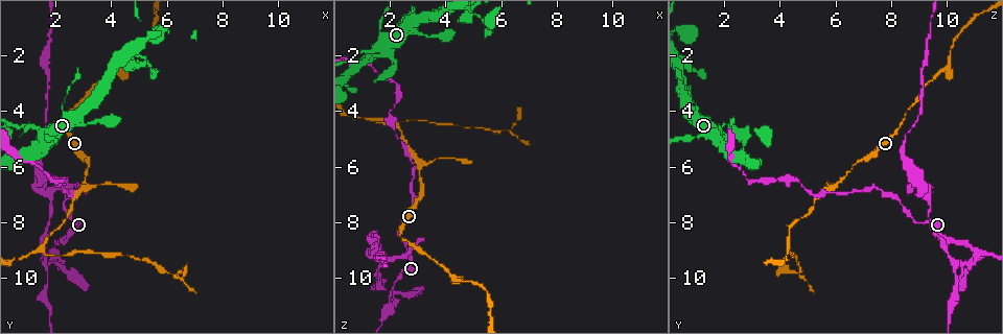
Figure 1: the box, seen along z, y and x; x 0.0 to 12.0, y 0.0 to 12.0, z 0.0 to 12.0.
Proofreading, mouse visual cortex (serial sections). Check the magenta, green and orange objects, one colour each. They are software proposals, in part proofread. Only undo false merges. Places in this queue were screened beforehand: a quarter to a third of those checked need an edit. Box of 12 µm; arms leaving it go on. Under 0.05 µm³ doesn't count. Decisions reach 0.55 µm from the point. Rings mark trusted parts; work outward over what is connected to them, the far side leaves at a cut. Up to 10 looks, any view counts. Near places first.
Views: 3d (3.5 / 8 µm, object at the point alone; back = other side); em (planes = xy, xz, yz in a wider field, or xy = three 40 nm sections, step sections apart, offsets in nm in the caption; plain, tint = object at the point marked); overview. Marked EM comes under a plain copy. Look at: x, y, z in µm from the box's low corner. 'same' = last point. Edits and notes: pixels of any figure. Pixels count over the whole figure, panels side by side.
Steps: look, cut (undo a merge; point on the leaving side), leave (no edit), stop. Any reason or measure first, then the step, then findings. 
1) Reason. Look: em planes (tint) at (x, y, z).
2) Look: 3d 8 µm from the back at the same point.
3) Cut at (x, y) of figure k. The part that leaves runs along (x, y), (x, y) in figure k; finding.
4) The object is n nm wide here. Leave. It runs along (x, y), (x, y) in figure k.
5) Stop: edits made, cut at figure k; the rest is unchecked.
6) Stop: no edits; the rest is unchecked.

Look: 3d 3.5 µm at (3.0, 6.7, 6.0).

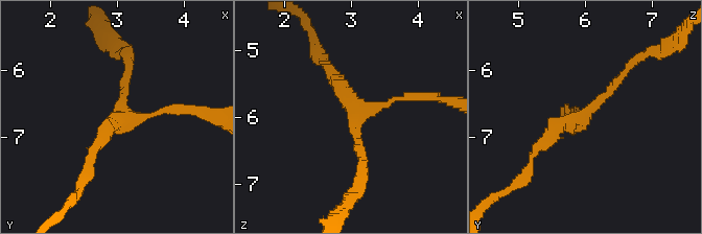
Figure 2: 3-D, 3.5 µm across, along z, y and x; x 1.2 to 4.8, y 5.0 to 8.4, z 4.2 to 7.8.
Look: em planes (tint) at (3.10, 6.65, 6.00).

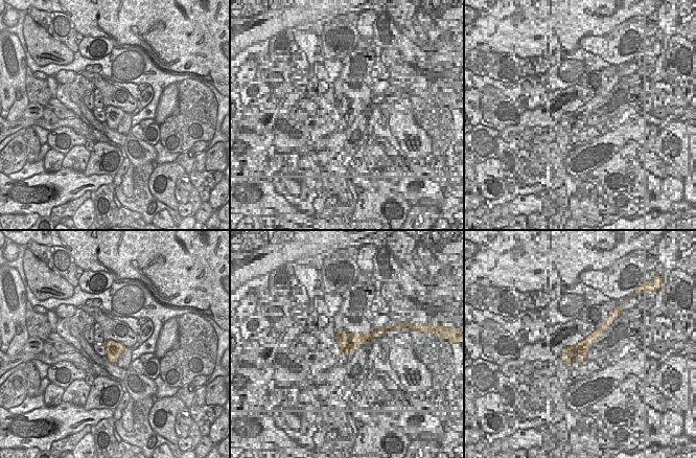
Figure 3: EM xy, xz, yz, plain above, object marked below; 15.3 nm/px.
Leave. It runs along (631, 65), (602, 100), (535, 148) in figure 2; one cell here.

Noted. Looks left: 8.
Three-way junction. Look: 3d 3.5 µm at (1.6, 8.8, 4.3).

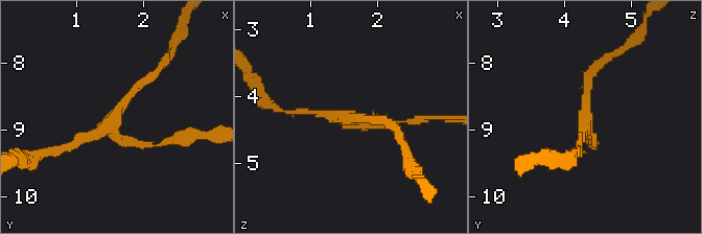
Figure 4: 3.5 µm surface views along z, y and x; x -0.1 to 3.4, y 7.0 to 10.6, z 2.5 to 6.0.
3 arms meet here; the arms are 100, 150, 150 nm wide; now the EM. Look: em xy step 3 (tint) at (1.55, 8.80, 4.30).

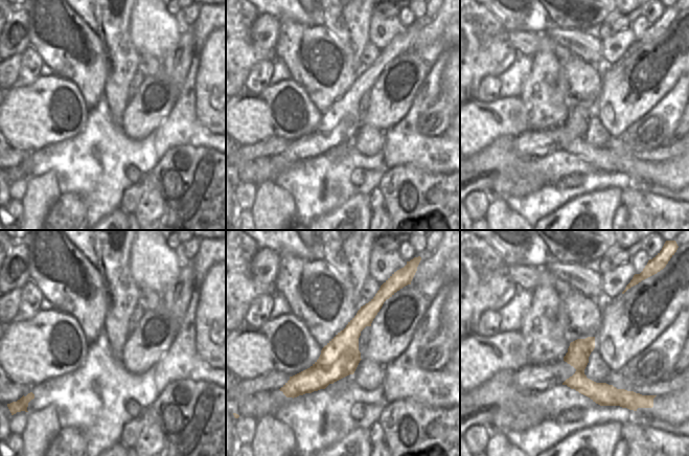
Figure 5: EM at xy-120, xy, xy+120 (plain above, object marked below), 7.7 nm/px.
Cut at (166, 141) of figure 4. The part that leaves runs along (114, 133), (140, 146), (213, 136) in figure 4; a second cell is stuck on.

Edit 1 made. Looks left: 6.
Look: overview.

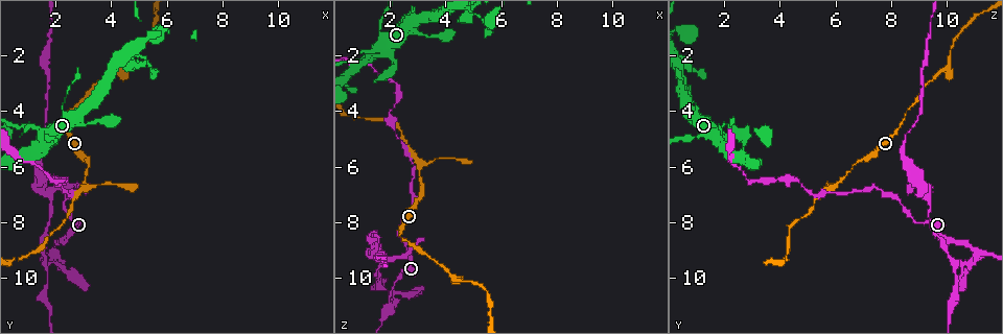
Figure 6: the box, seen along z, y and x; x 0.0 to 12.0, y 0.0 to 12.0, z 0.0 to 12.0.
A narrow waist. Look: 3d 3.5 µm from the back at (1.6, 5.1, 1.9).

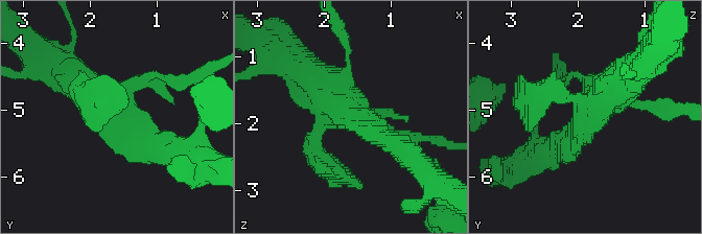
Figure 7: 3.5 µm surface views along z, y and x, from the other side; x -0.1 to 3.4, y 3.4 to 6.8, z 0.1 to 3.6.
4 arms meet here; the arms are 150, 250, 300, 600 nm wide. Look: em xy step 3 (tint) at (1.55, 5.15, 1.85).

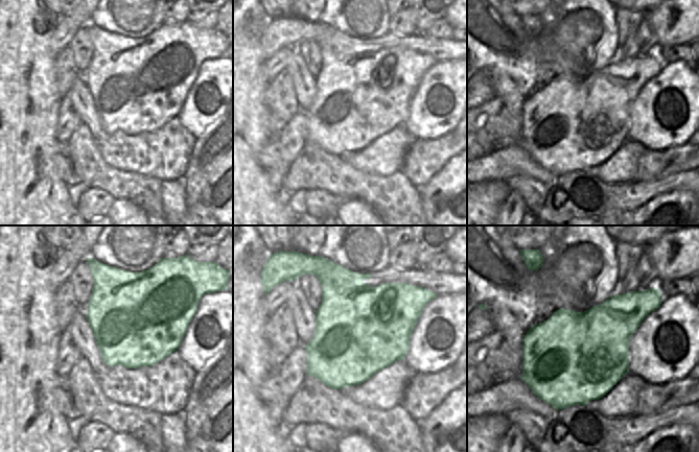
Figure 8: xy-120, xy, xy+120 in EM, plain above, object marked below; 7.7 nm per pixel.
Leave. It runs along (308, 74), (327, 95), (392, 143) in figure 7; continuous, no second cell.

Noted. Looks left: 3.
Looks like a crossing. Look: 3d 3.5 µm at (2.0, 9.5, 10.6).

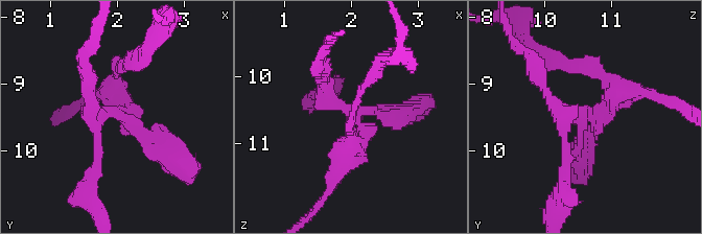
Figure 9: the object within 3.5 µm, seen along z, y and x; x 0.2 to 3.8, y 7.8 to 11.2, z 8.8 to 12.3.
4 arms meet here; the arms are 200, 200, 250, 300 nm wide; shape alone is not enough. Look: em xy step 2 (tint) at (2.05, 9.45, 10.60).

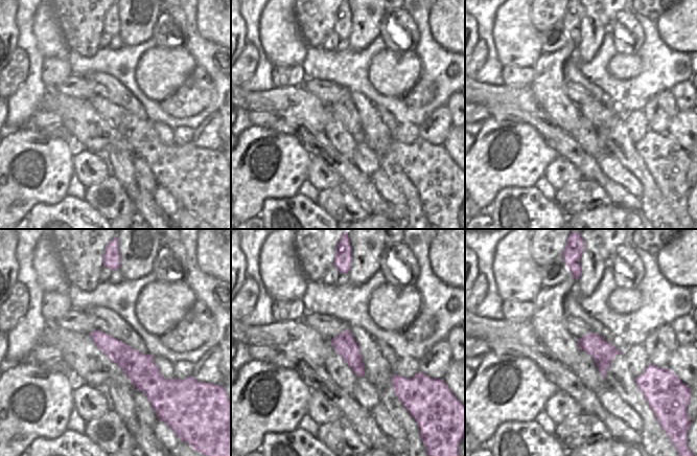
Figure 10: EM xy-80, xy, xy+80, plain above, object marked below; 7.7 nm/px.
Cut at (150, 148) of figure 9. The part that leaves runs along (125, 115), (90, 112), (87, 64) in figure 9; a second cell is stuck on.

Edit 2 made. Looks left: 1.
Stop: edits made, cut at figure 4, cut at figure 9; the rest is unchecked.

